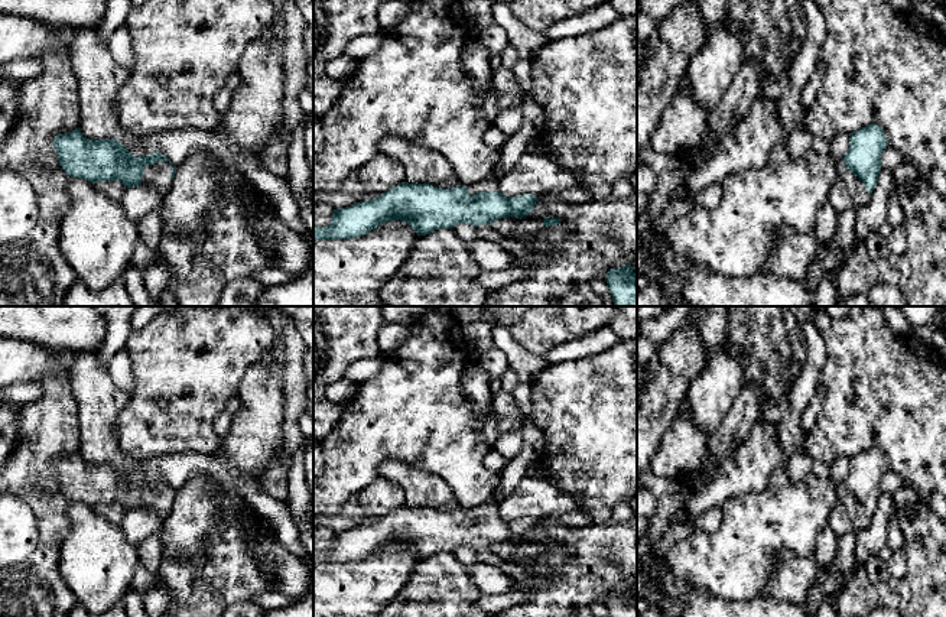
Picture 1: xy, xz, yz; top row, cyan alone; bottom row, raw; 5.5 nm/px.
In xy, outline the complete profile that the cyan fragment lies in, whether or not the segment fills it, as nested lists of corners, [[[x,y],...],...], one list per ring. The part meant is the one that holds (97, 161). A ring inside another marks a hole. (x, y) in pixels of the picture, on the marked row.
[[[79,127],[55,136],[53,147],[59,165],[71,178],[92,184],[118,181],[127,188],[155,186],[162,199],[173,186],[176,165],[159,152],[134,158],[120,142],[90,140]]]

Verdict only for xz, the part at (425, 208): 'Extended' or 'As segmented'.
Extended

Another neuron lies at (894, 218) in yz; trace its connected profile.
[[[893,201],[888,207],[888,218],[885,230],[891,230],[898,225],[903,225],[903,211],[901,207],[895,201]]]

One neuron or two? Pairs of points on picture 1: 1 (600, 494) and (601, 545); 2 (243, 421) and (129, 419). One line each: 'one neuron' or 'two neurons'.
1: two neurons
2: two neurons

